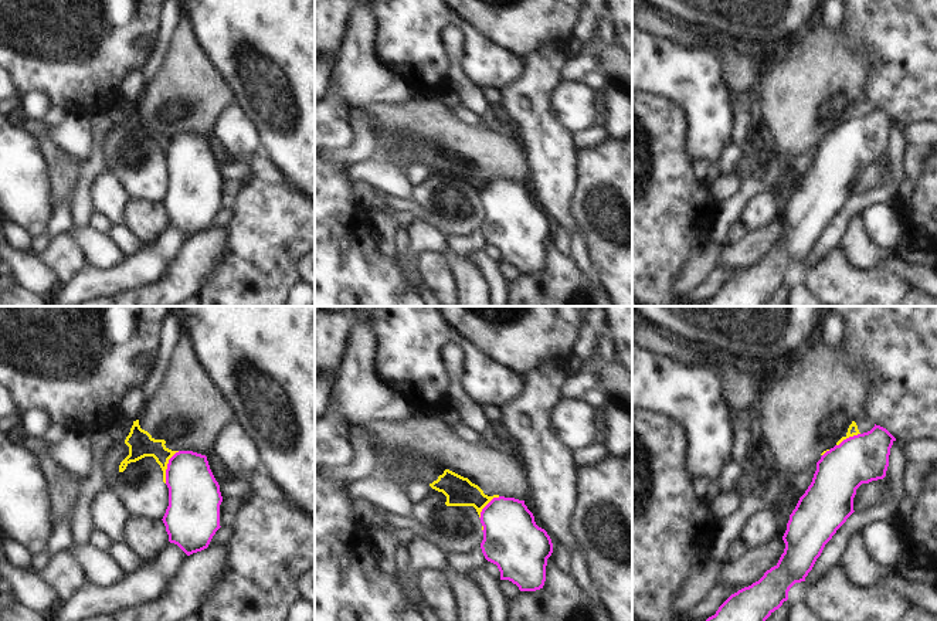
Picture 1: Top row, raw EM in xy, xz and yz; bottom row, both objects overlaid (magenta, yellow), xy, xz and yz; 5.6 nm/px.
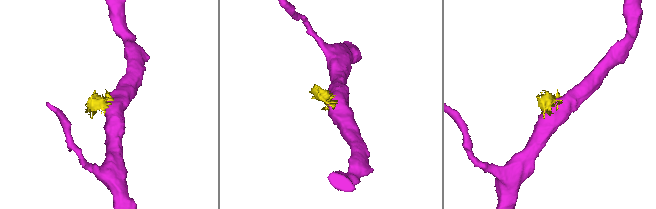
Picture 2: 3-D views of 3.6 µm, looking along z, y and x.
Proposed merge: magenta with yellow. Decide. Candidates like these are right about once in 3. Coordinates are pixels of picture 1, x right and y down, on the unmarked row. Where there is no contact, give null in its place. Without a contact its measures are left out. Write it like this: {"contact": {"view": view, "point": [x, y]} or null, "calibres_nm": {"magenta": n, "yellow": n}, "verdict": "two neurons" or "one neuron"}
{"contact": {"view": "xy", "point": [167, 149]}, "calibres_nm": {"magenta": 300, "yellow": 150}, "verdict": "two neurons"}

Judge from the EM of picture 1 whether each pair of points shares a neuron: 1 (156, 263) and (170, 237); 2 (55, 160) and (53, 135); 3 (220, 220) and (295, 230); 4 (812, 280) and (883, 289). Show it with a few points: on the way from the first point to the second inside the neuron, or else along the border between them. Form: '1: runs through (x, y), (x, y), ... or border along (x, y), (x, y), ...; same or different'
1: runs through (156, 257), (169, 243); same
2: border along (38, 138), (47, 138), (81, 163); different
3: border along (233, 209), (233, 214), (223, 228); different
4: runs through (829, 281), (834, 281), (842, 289), (866, 289); same

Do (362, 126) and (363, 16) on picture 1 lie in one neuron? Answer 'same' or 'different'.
different

